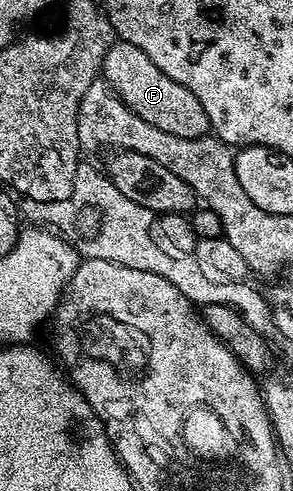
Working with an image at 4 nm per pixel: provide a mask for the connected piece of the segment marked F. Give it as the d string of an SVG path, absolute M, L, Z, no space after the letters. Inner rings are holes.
M122 41L112 43L111 48L105 53L103 58L102 78L107 84L117 92L121 101L137 113L137 117L149 121L149 125L157 125L164 133L173 133L173 137L189 137L196 139L211 131L211 122L202 107L201 101L193 97L185 85L179 85L173 81L166 73L161 73L153 61L149 61L149 56L137 45L129 45Z

